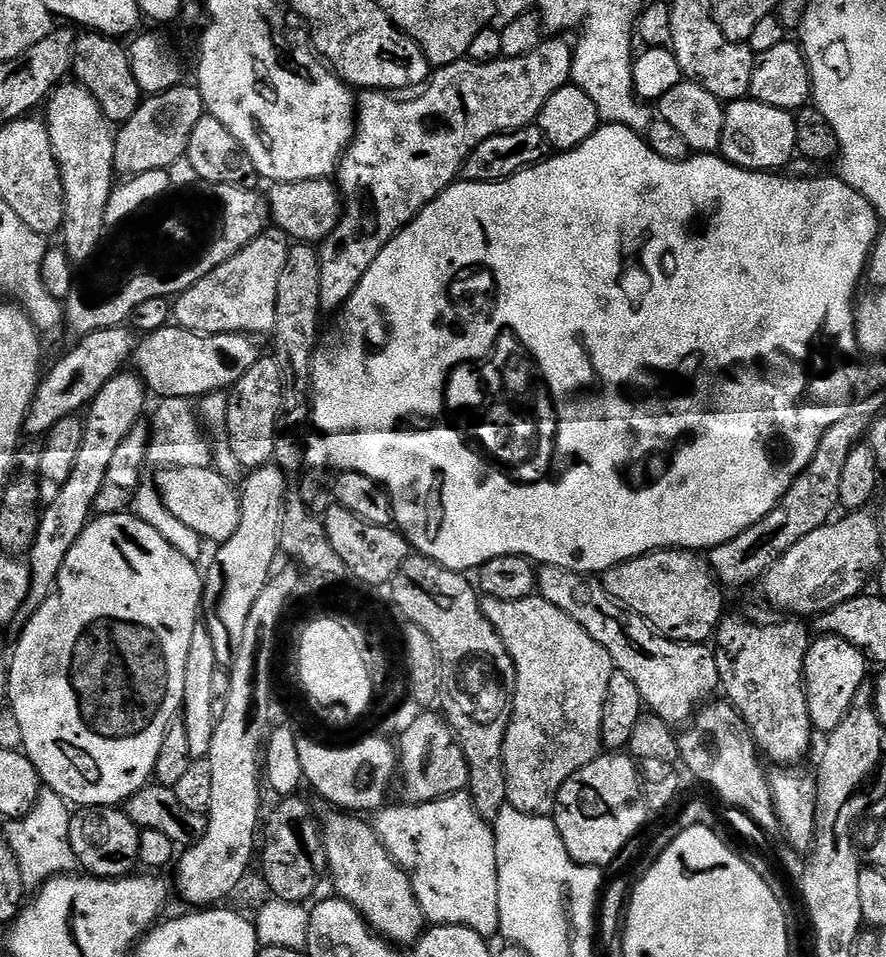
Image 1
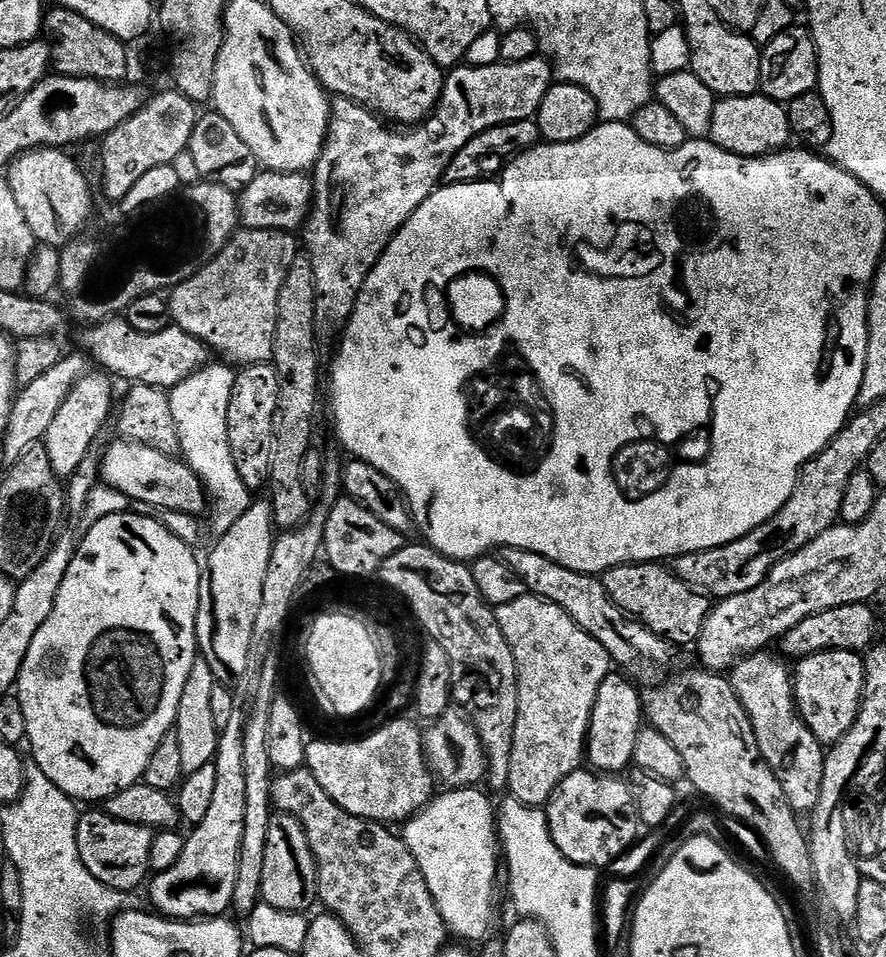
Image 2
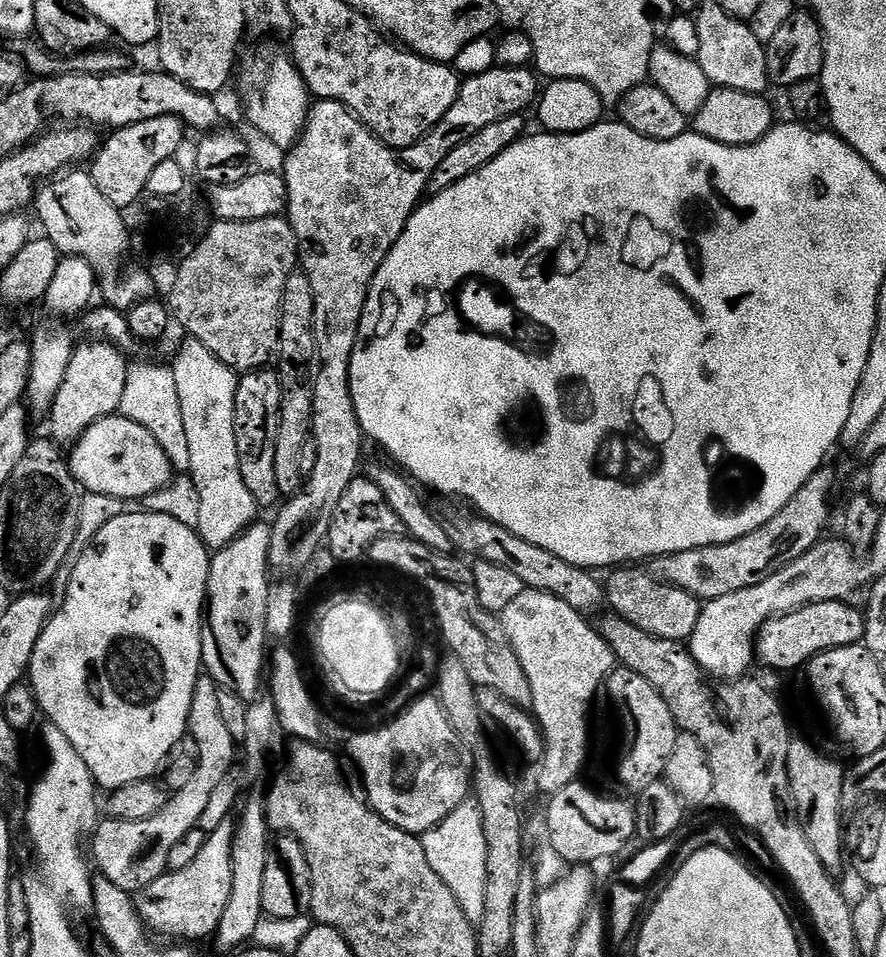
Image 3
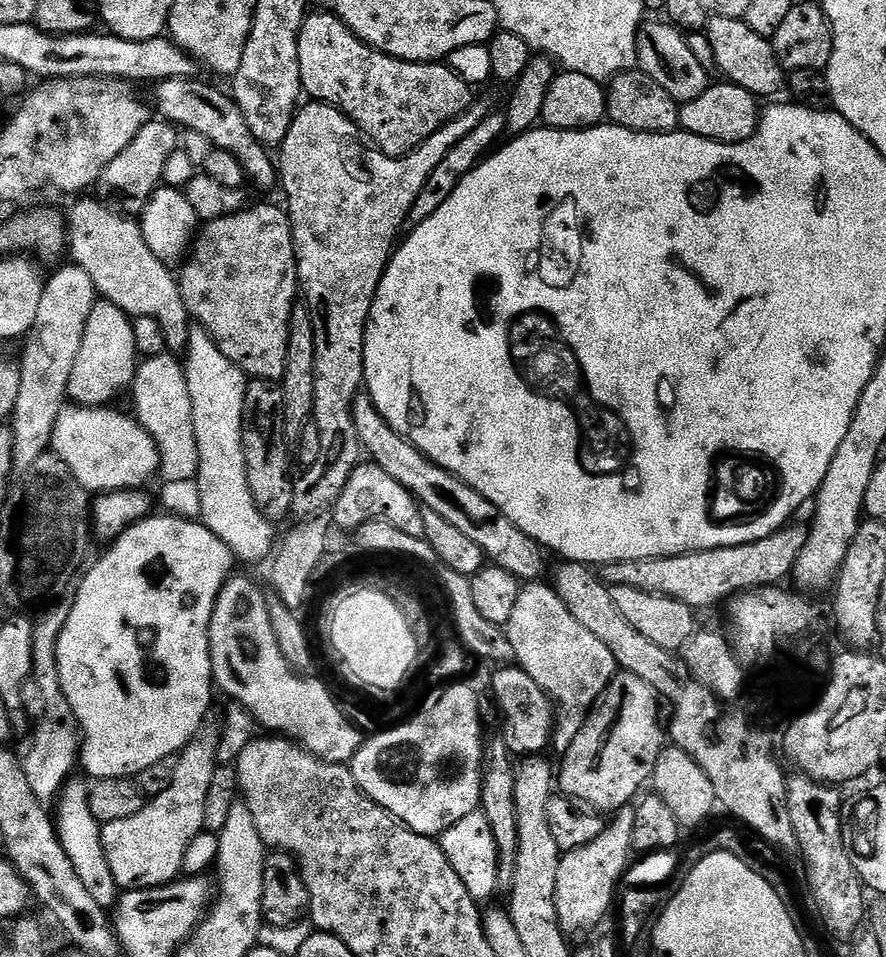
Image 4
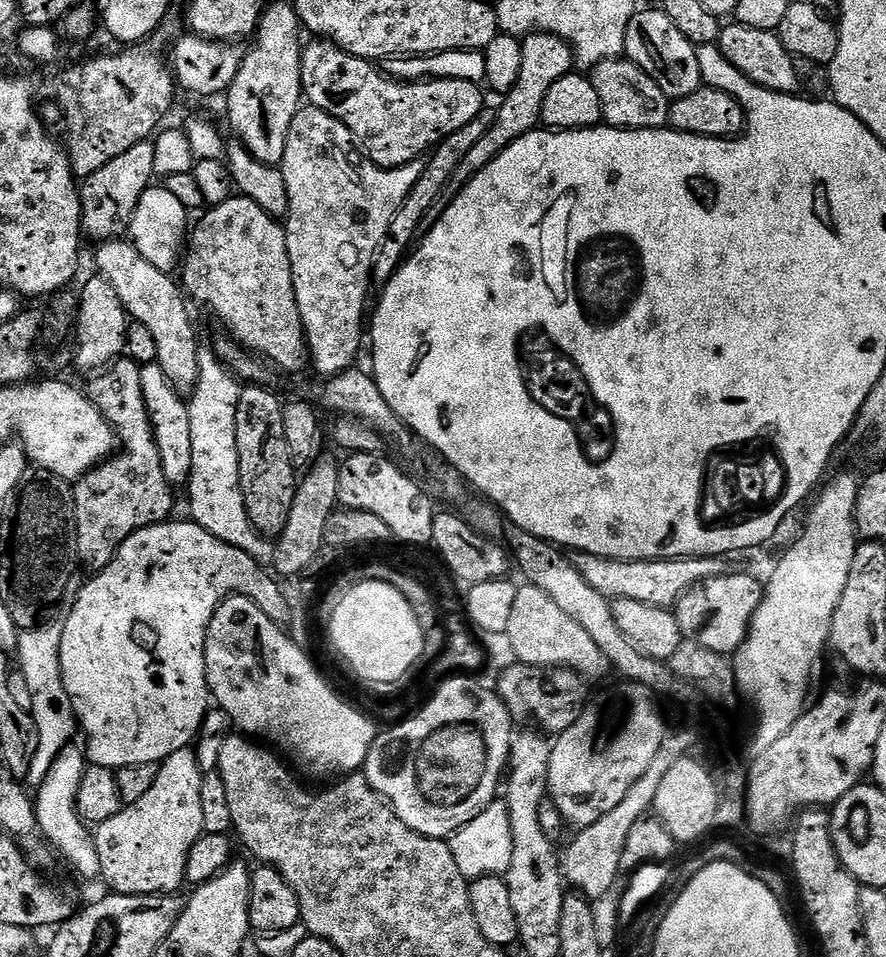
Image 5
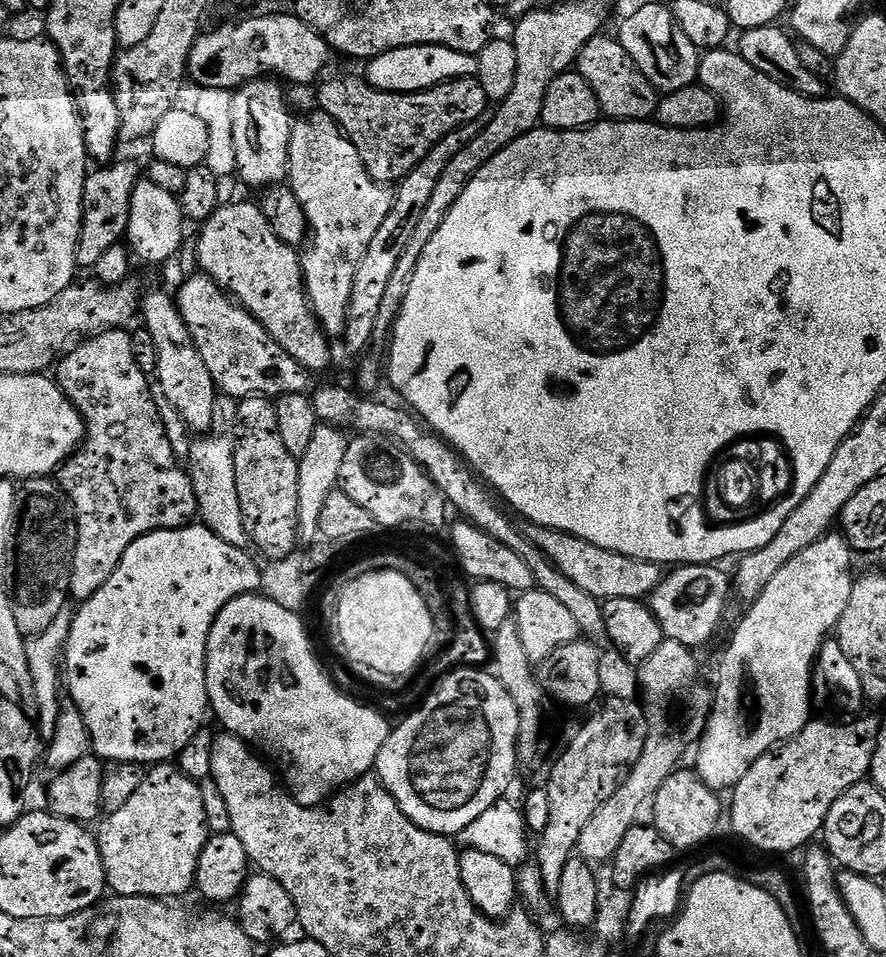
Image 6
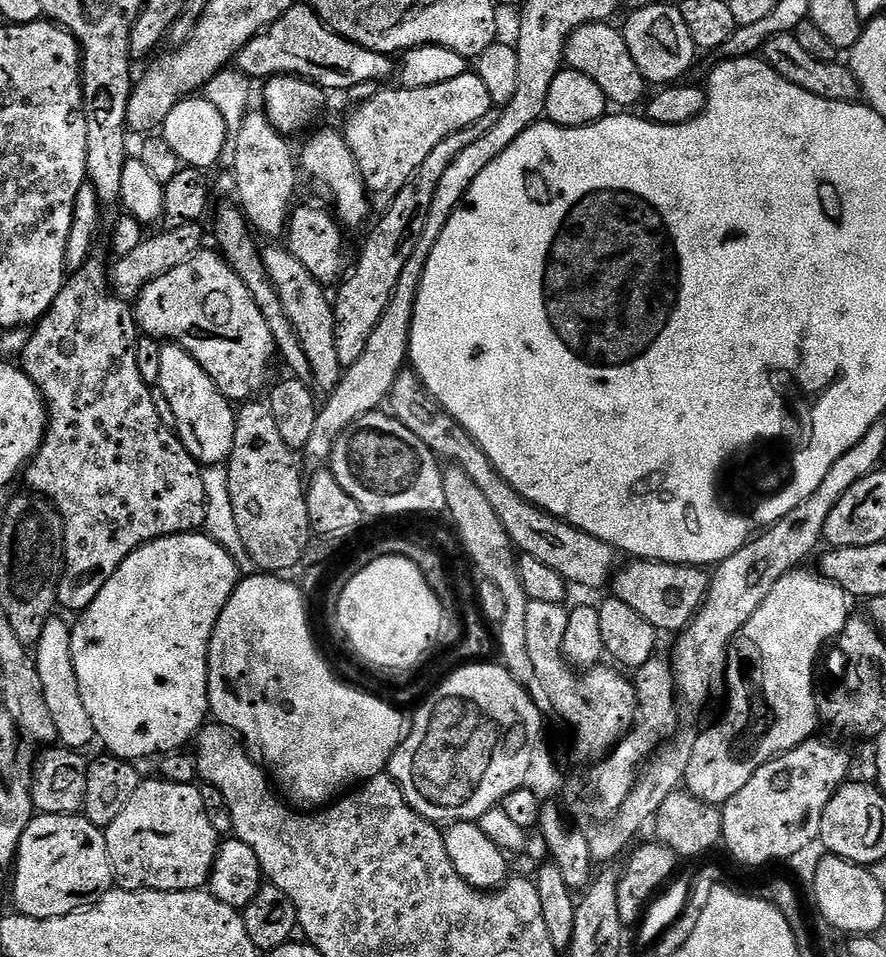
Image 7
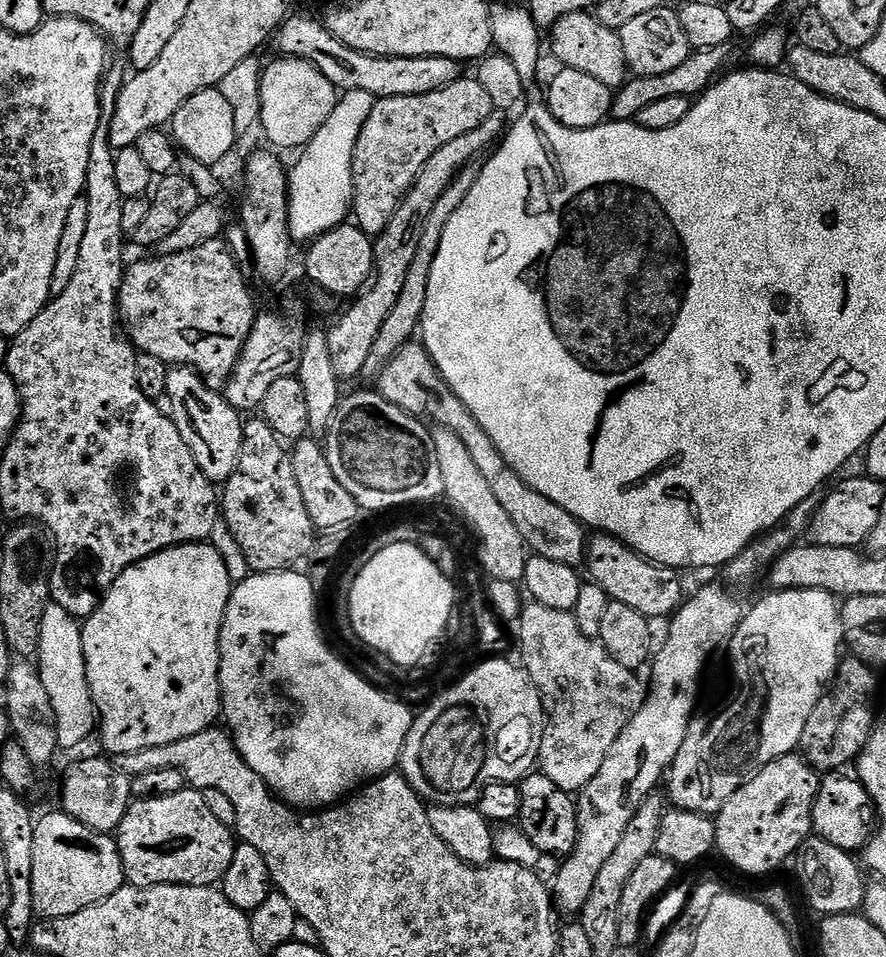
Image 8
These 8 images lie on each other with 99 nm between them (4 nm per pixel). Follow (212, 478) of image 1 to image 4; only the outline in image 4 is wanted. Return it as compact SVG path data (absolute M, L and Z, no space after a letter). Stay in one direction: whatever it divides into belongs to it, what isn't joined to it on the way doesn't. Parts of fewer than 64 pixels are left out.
M64 406L57 412L52 426L50 448L55 459L88 494L140 490L158 472L160 460L149 433L137 419L114 409L112 406Z

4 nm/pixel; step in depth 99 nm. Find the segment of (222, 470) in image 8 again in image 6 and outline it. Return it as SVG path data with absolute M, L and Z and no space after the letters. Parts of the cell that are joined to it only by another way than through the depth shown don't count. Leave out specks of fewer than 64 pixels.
M152 292L149 296L147 293L142 300L142 320L150 330L150 334L154 334L154 346L158 346L158 366L156 367L155 375L160 376L158 387L162 394L170 400L170 404L174 406L174 409L181 415L182 421L193 433L211 433L213 431L212 423L216 420L218 389L210 370L206 370L206 362L202 362L202 354L192 342L192 335L182 318L180 309L176 306L175 299L171 295L167 296L164 292Z

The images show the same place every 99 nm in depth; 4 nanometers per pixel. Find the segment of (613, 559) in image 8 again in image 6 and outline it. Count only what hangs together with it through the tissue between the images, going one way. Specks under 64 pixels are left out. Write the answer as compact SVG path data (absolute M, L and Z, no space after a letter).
M685 564L671 569L661 579L646 603L652 609L654 618L662 626L665 637L693 650L700 647L715 634L724 620L728 608L728 596L733 595L734 580L716 564Z

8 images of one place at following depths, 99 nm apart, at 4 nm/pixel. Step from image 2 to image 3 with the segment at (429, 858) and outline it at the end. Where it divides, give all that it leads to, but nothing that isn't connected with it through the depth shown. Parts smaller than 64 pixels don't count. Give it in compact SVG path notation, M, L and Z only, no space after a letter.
M475 799L462 801L453 812L446 814L446 818L442 818L442 822L438 822L438 826L423 833L422 839L434 874L441 876L450 886L468 919L479 922L486 901L486 841L482 814Z

